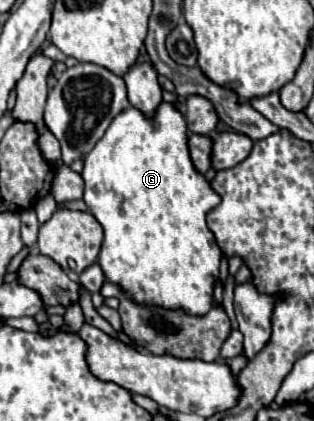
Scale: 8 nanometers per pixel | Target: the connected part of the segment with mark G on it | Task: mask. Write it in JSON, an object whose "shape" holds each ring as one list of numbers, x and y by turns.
{"shape":[[162,101,152,119,146,119,134,107,118,113,104,137,84,157,84,203,104,229,98,263,110,283,118,285,134,303,206,315,212,309,212,291,222,259,222,251,206,227,206,213,218,205,220,197,194,169,186,131,184,115,166,101]]}

